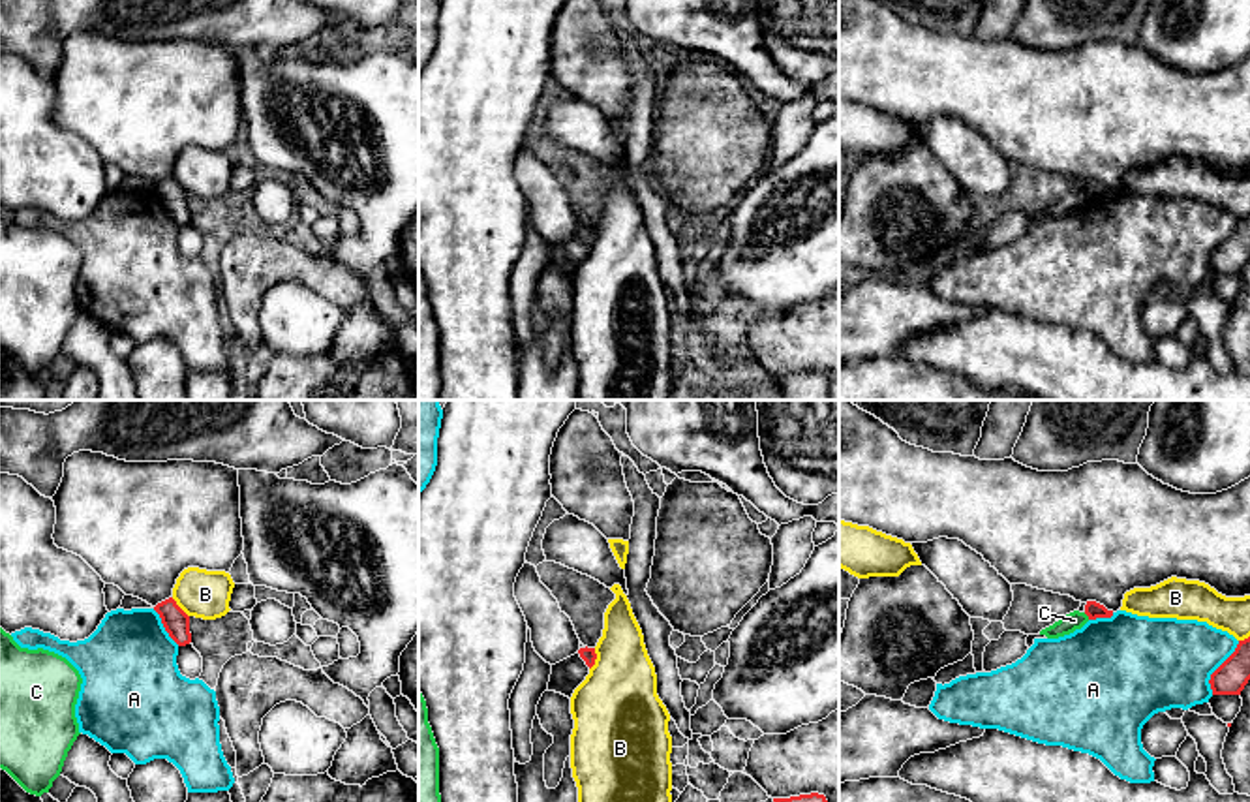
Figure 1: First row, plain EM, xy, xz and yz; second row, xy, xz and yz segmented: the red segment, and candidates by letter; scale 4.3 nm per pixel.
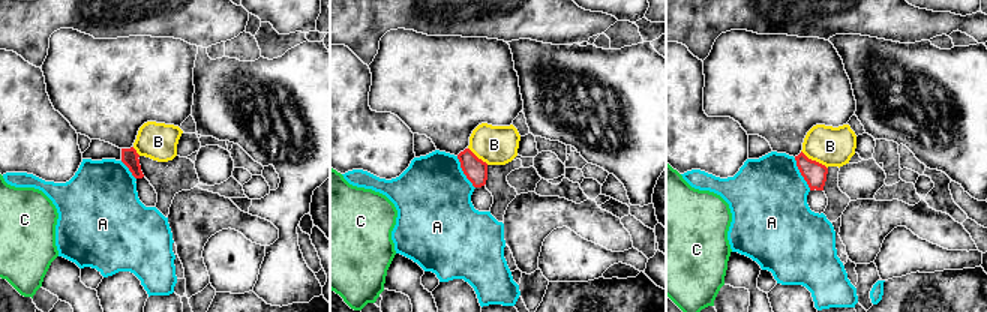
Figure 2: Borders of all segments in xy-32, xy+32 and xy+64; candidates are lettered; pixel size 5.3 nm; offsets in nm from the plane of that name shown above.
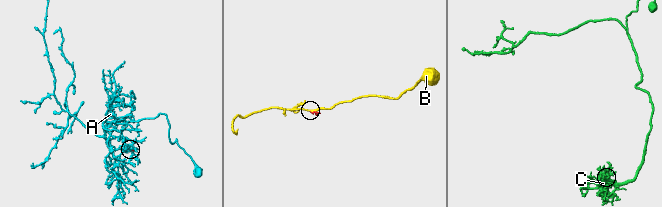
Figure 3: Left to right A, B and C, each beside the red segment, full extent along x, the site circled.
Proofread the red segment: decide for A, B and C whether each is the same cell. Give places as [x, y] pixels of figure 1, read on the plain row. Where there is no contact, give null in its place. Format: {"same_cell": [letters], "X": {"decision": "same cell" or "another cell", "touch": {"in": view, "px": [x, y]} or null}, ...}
{"same_cell": [], "A": {"decision": "another cell", "touch": {"in": "yz", "px": [1219, 246]}}, "B": {"decision": "another cell", "touch": {"in": "xz", "px": [595, 237]}}, "C": {"decision": "another cell", "touch": {"in": "yz", "px": [1087, 194]}}}

